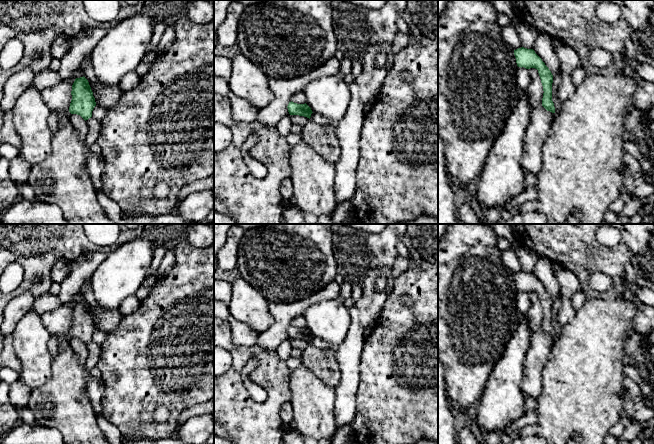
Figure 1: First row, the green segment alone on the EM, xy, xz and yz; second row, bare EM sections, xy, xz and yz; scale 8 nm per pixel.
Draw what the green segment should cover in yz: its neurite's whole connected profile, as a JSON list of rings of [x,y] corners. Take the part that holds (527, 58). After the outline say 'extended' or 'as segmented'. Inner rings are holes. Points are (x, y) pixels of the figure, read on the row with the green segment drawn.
[[[524,47],[514,50],[516,63],[518,67],[526,69],[535,68],[538,70],[541,83],[543,86],[542,106],[552,113],[555,113],[554,103],[552,101],[552,83],[553,75],[542,59],[535,53],[533,49]]] | as segmented

